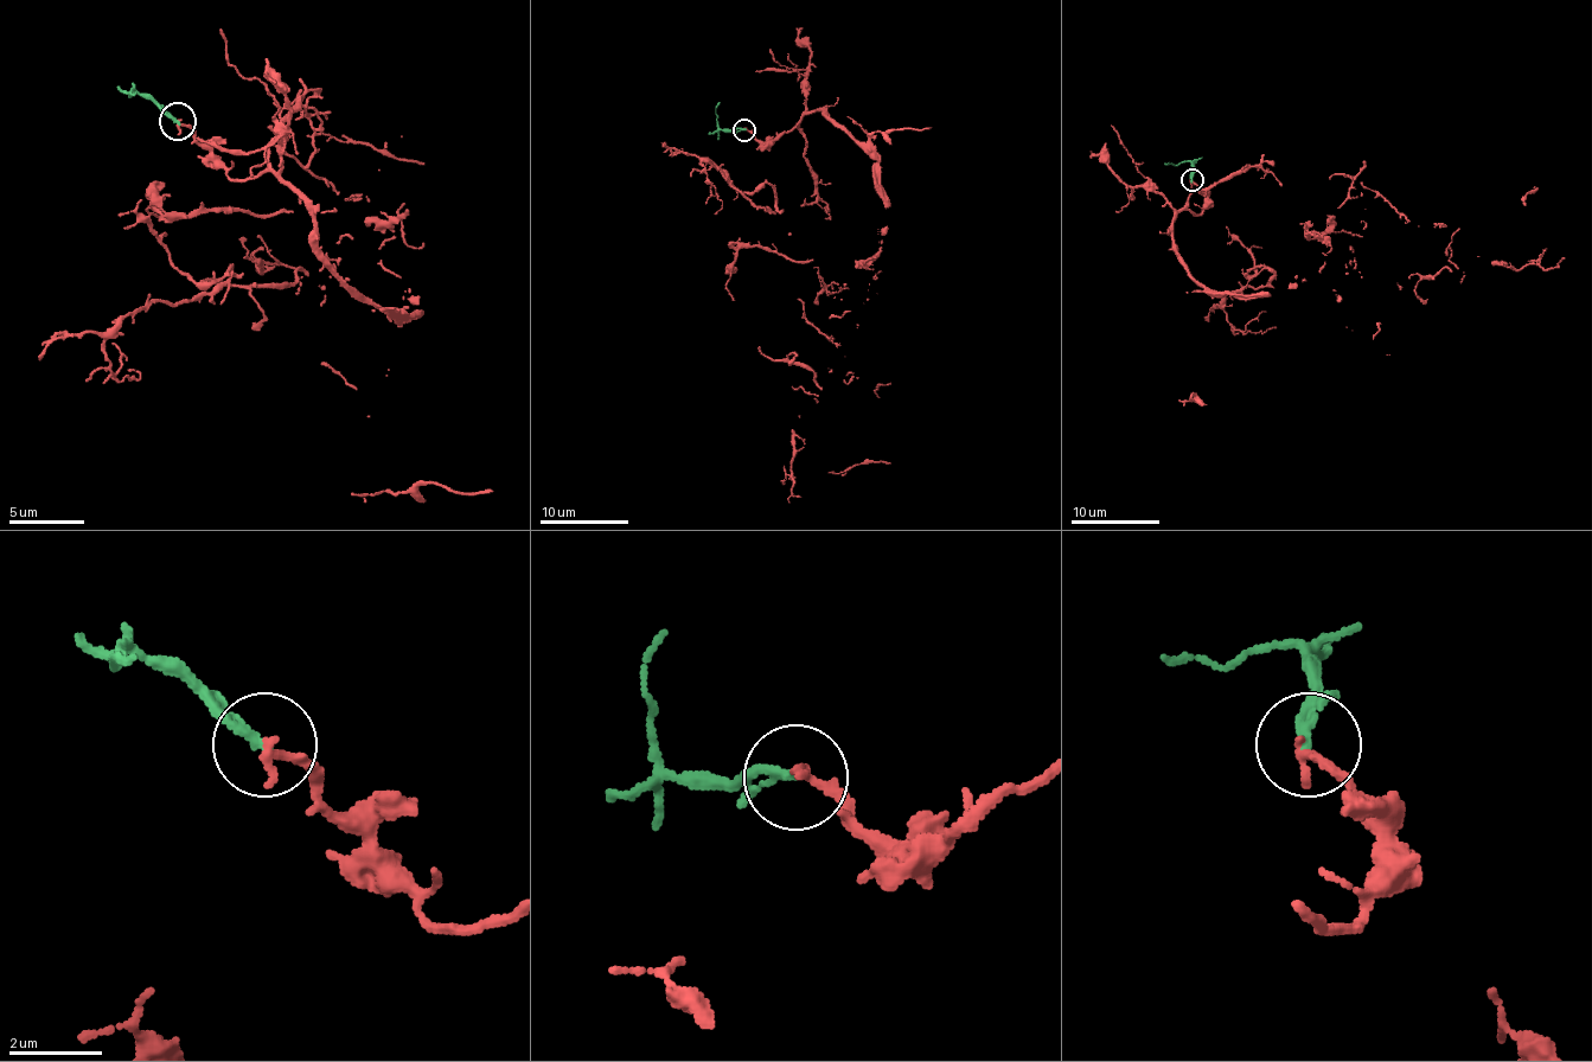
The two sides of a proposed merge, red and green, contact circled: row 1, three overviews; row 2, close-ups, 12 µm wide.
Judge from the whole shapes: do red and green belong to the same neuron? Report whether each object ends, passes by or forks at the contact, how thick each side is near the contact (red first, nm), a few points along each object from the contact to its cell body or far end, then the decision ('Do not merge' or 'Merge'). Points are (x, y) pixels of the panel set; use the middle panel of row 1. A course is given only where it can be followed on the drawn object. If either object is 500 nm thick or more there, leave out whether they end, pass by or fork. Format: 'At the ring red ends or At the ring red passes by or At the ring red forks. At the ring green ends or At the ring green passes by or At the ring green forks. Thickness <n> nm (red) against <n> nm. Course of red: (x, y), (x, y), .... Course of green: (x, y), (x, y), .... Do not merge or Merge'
At the ring red ends. At the ring green ends. Thickness 200 nm (red) against 240 nm. Course of red: (745, 128), (773, 141), (824, 110), (877, 161), (875, 256), (804, 312), (880, 397), (880, 460), (829, 473). Course of green: (745, 130), (722, 130), (718, 126), (716, 106), (721, 102). Merge

